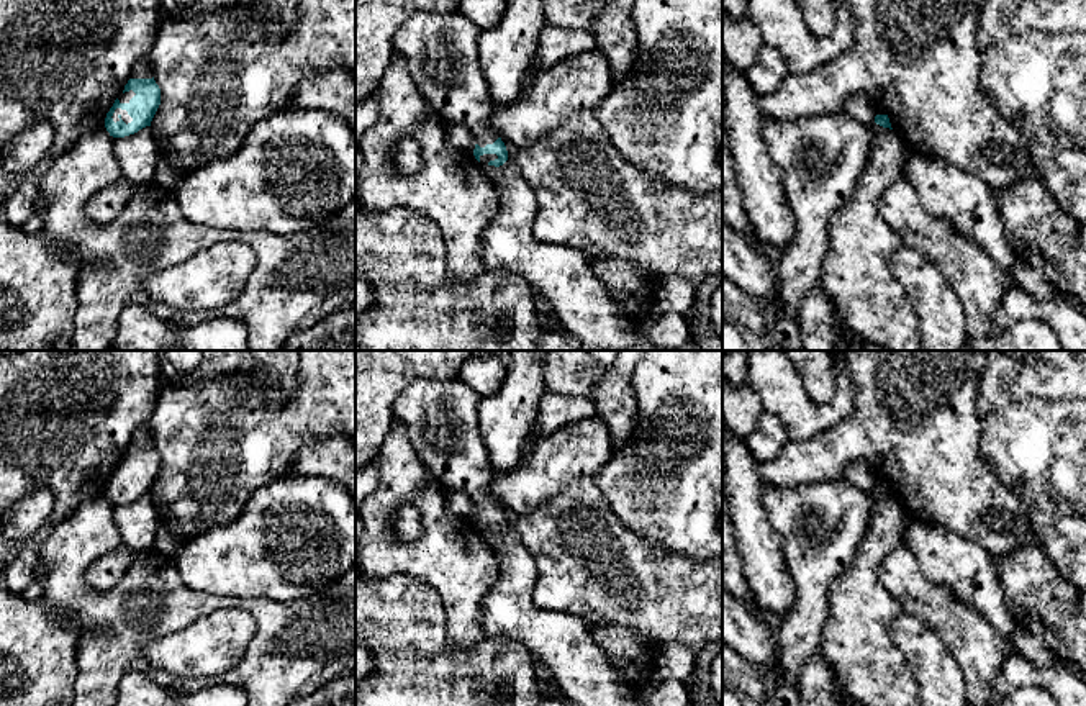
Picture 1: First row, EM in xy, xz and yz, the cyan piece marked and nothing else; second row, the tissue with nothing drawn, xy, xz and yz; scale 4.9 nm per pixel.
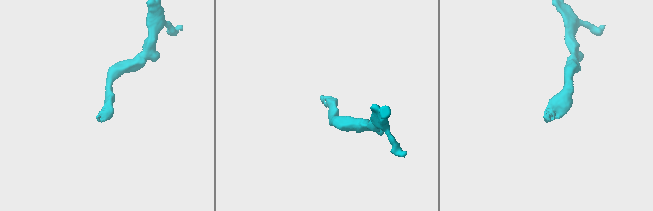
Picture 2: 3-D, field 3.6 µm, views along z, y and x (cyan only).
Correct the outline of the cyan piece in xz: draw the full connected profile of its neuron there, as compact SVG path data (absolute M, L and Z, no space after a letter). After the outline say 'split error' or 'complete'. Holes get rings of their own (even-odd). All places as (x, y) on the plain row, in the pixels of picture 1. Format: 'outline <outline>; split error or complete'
outline M459 377L418 378L398 395L395 419L406 426L419 459L441 483L473 500L475 526L500 534L508 527L508 518L490 495L495 468L478 429L478 401Z; split error

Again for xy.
outline M129 446L123 460L106 480L105 495L113 505L124 505L151 493L161 472L161 455L152 446Z; split error

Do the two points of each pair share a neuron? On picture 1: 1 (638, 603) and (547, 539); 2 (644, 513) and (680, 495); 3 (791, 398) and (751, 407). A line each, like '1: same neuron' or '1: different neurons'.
1: same neuron
2: same neuron
3: different neurons

